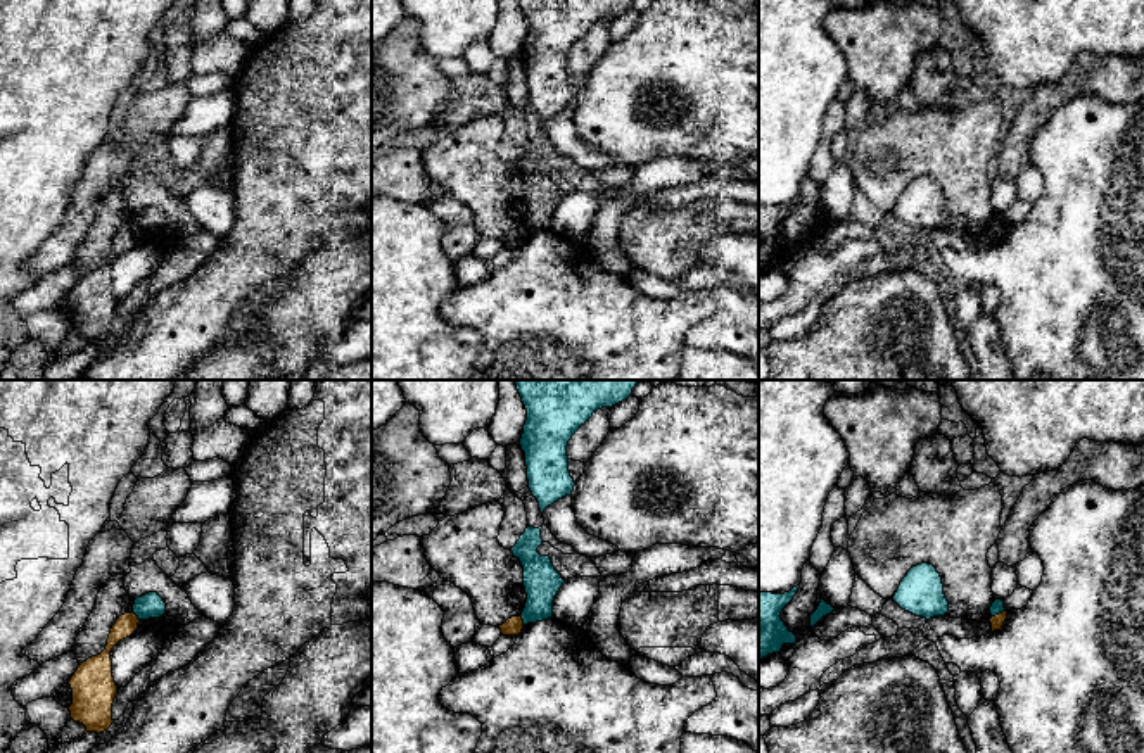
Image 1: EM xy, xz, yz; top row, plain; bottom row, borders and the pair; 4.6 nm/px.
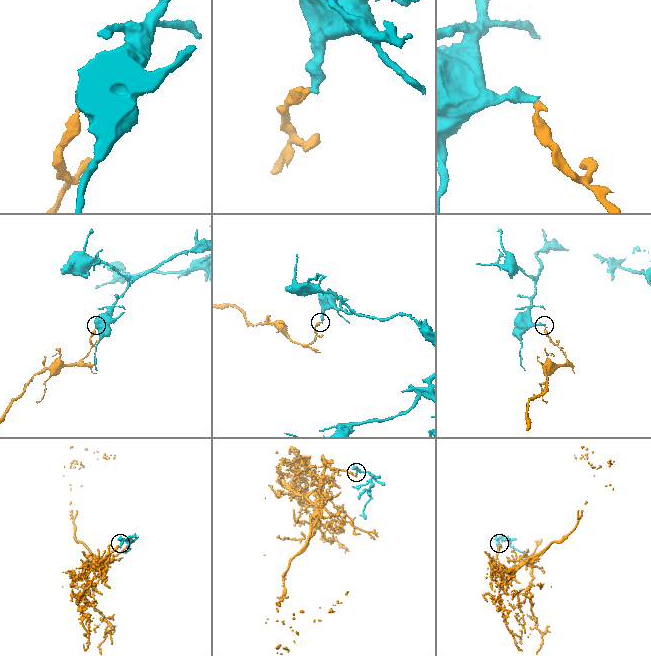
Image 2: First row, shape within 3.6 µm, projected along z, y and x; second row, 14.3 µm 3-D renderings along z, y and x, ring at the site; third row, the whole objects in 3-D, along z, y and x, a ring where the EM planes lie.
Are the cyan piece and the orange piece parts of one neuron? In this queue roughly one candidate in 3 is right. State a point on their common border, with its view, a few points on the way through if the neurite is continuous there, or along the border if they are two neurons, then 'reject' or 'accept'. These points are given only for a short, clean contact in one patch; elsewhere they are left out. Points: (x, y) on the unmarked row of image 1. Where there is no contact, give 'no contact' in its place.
yz (997, 227) | along yz (1004, 223), (992, 230) | reject

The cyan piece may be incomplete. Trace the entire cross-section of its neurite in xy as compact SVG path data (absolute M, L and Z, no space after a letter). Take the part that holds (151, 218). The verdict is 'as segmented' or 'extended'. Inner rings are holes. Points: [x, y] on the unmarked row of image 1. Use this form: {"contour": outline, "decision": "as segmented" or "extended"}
{"contour": "M149 206L135 212L133 226L138 233L159 231L166 226L166 216L157 206Z", "decision": "as segmented"}

